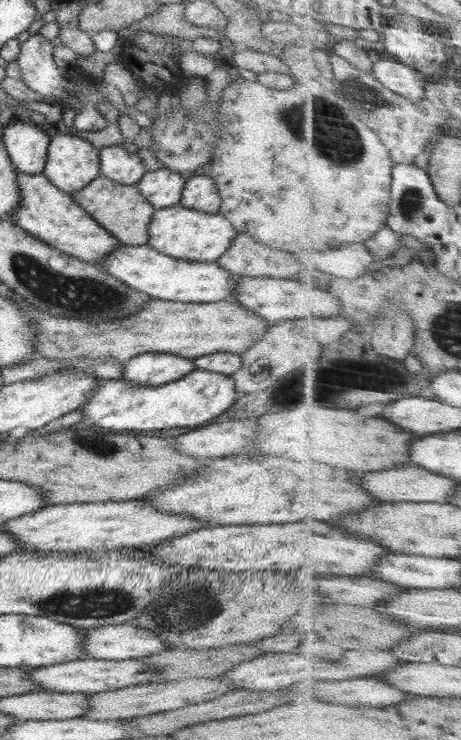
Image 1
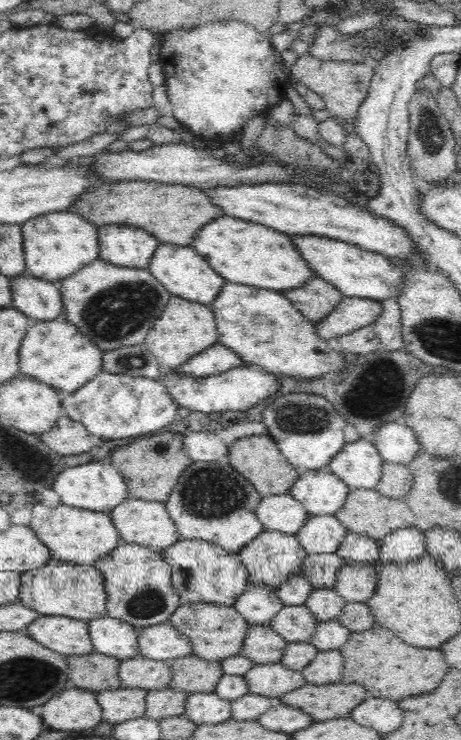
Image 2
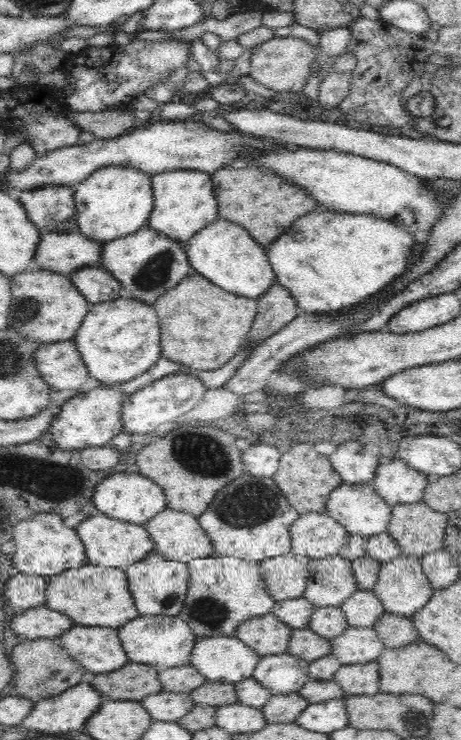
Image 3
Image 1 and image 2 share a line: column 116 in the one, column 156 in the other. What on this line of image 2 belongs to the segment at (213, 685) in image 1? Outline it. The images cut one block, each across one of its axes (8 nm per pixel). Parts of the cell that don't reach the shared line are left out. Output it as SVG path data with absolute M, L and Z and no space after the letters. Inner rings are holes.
M169 686L147 691L145 717L160 720L184 714L188 695L184 691L172 690Z

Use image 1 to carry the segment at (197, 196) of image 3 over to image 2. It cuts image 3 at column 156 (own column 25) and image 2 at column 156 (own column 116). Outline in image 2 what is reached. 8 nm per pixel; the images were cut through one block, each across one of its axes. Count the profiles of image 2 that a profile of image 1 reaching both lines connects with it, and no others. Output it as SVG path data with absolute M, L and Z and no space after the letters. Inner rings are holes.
M106 224L98 229L99 258L126 268L148 268L160 244L149 232L134 225Z

